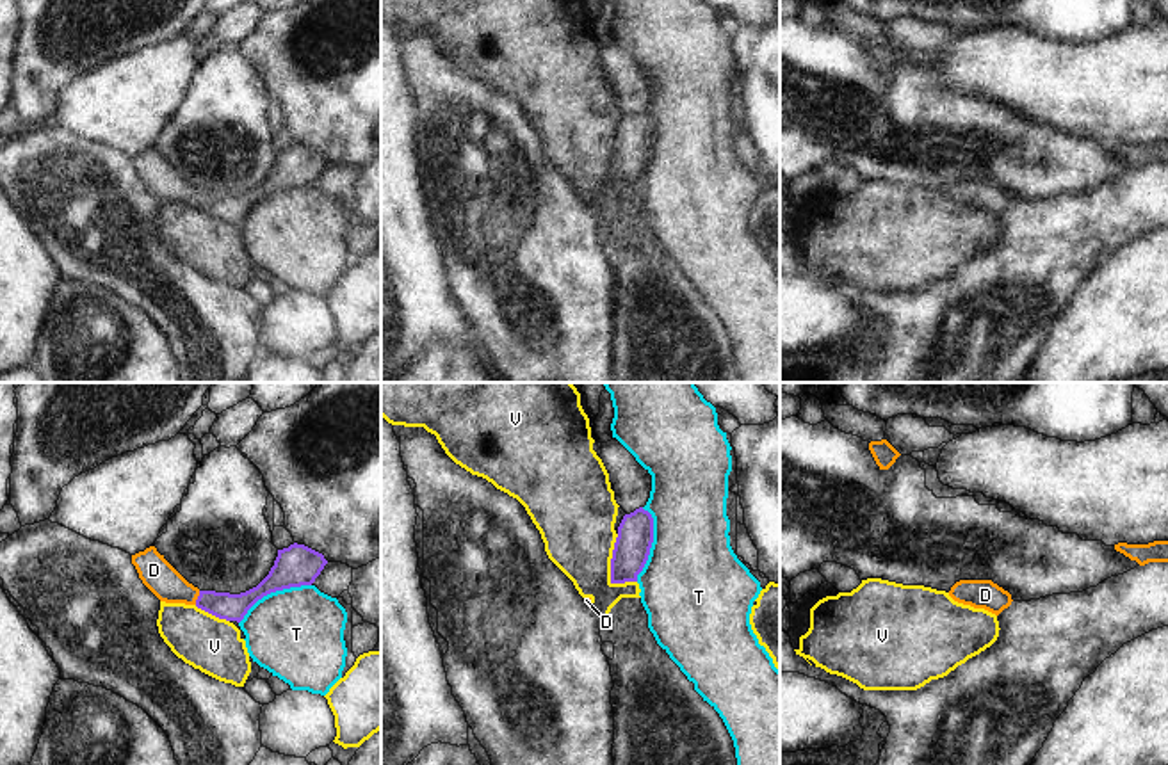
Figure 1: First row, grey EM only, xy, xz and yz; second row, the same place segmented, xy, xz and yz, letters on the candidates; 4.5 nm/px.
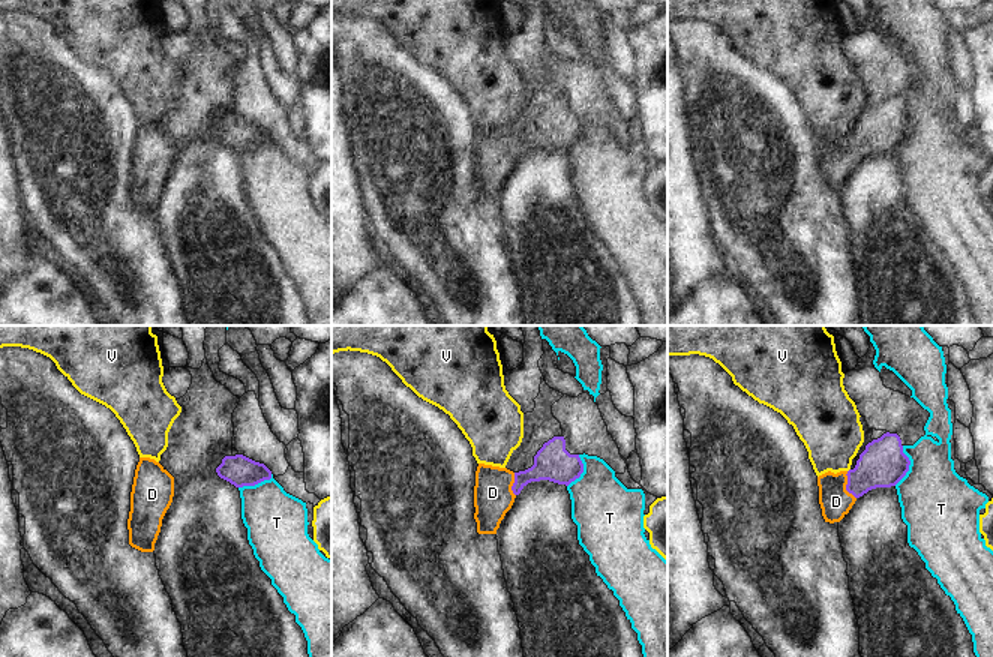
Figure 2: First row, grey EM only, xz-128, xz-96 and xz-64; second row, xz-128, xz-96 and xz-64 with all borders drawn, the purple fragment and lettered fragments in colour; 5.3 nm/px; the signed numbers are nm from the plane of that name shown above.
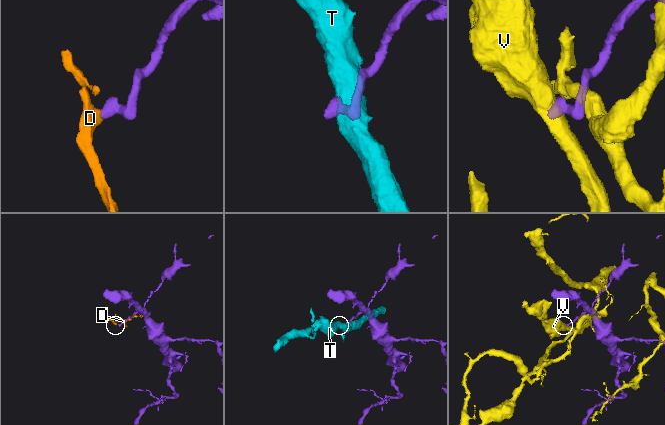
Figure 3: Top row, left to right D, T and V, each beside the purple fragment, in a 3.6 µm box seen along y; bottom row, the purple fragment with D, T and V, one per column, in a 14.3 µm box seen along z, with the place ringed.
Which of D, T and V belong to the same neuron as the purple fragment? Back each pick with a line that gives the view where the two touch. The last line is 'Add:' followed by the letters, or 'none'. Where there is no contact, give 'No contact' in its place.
D: Touches purple in xy
Add: D

